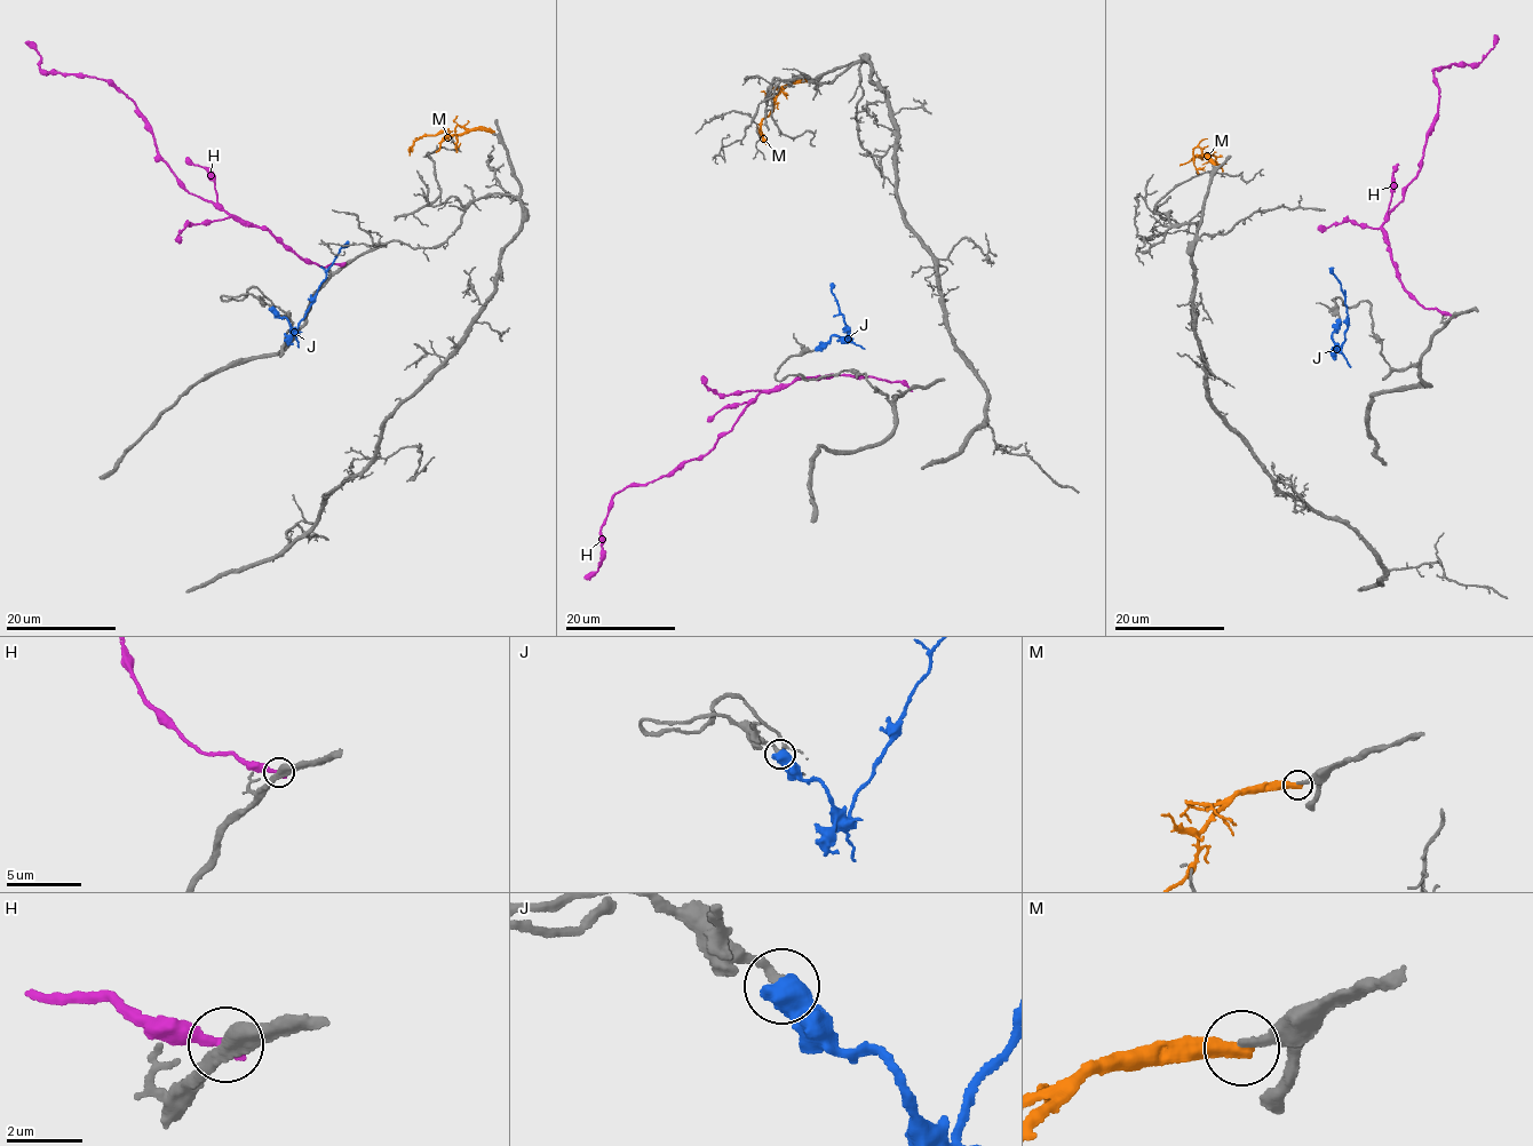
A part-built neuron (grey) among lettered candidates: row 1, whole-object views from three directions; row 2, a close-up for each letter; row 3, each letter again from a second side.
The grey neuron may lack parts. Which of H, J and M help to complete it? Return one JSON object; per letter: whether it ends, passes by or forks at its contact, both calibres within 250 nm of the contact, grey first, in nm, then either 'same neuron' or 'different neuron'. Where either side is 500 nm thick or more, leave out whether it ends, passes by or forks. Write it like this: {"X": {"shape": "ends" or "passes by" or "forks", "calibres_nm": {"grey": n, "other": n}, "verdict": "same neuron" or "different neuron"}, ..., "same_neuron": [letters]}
{"H": {"shape": "ends", "calibres_nm": {"grey": 400, "other": 320}, "verdict": "different neuron"}, "J": {"calibres_nm": {"grey": 220, "other": 800}, "verdict": "same neuron"}, "M": {"shape": "ends", "calibres_nm": {"grey": 240, "other": 480}, "verdict": "different neuron"}, "same_neuron": ["J"]}

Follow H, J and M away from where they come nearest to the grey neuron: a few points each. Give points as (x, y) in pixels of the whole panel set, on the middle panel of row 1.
H: (910, 389), (871, 376), (826, 375), (764, 391), (705, 454), (619, 490), (602, 525), (600, 566), (585, 579)
J: (817, 348), (833, 336), (848, 339), (849, 334), (843, 315), (839, 313), (832, 284)
M: (811, 80), (784, 85), (775, 106), (762, 120), (759, 132), (768, 143)

